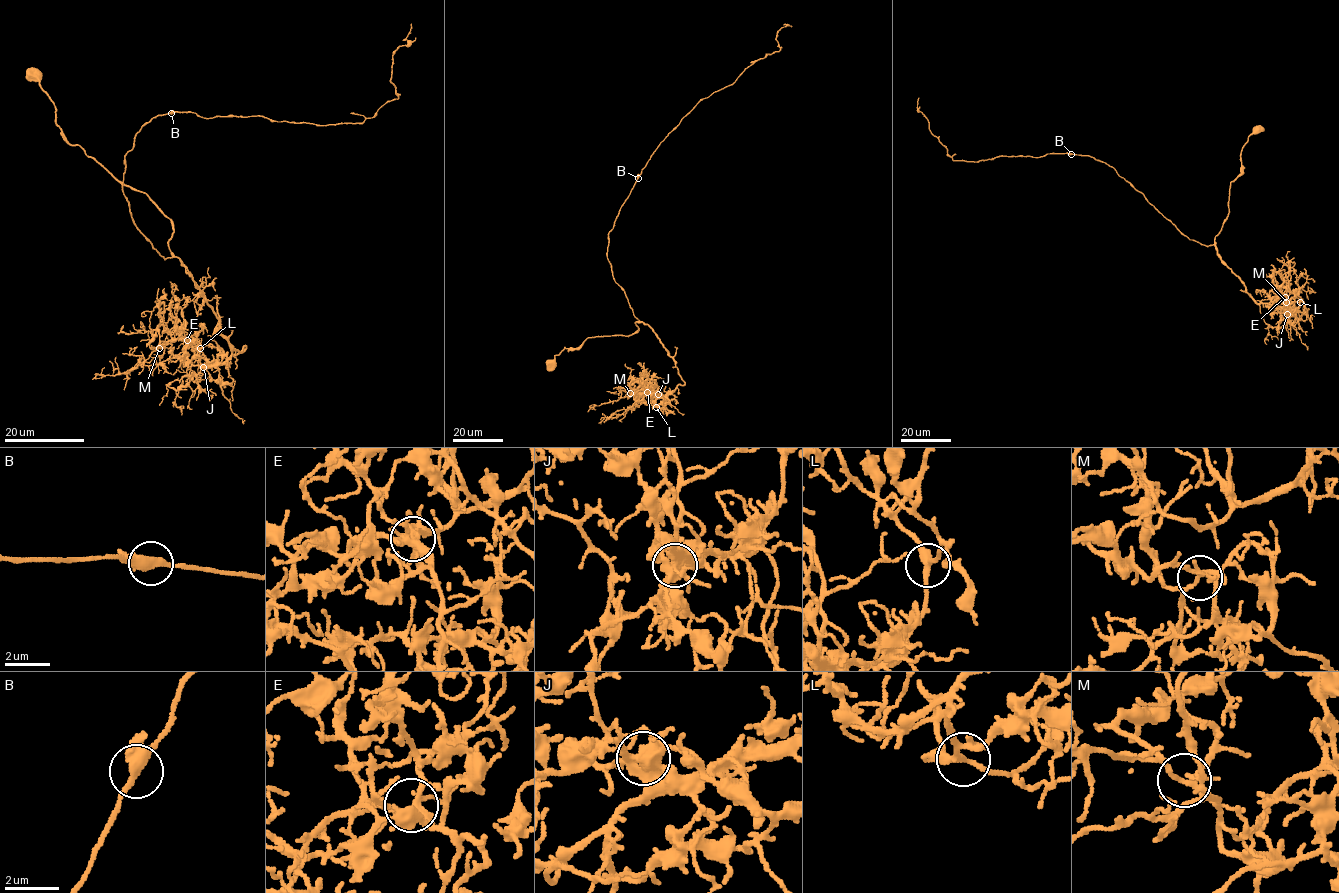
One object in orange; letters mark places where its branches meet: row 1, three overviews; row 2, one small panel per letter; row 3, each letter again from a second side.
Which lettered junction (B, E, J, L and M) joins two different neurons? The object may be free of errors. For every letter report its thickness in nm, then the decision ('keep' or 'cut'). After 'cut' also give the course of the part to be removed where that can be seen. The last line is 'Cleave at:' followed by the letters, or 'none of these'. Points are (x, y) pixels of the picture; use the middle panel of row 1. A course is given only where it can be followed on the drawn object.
B: calibre 360 nm; keep
E: calibre 280 nm; keep
J: calibre 500 nm; keep
L: calibre 220 nm; keep
M: calibre 180 nm; keep
Cleave at: none of these

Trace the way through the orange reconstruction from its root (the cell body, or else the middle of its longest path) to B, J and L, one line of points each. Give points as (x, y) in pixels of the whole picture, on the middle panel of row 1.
B: (551, 365), (565, 348), (578, 348), (589, 337), (629, 336), (639, 328), (607, 256), (608, 233), (637, 178)
J: (551, 365), (565, 348), (589, 337), (629, 336), (643, 322), (685, 383), (658, 394)
L: (551, 365), (565, 348), (589, 337), (629, 336), (643, 322), (685, 383), (656, 407)

